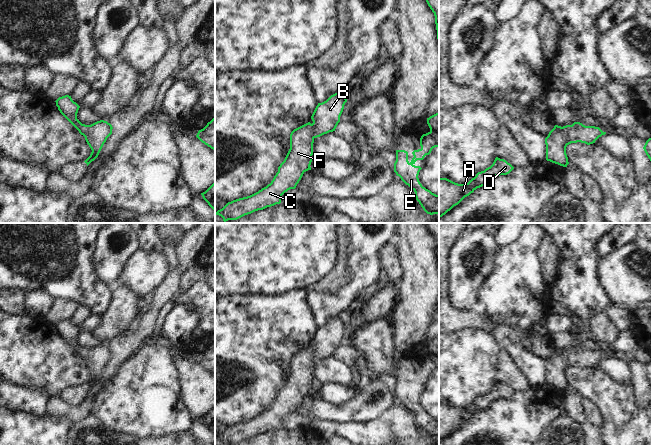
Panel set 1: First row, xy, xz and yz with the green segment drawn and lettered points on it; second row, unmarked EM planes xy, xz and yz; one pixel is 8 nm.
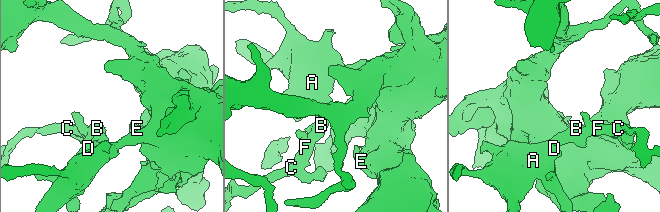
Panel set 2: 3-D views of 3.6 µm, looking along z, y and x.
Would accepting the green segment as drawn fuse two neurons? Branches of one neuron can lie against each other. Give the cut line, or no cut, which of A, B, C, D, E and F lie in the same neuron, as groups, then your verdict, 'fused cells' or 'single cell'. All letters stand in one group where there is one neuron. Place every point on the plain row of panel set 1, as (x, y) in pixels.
no cut | A B C D E F | single cell

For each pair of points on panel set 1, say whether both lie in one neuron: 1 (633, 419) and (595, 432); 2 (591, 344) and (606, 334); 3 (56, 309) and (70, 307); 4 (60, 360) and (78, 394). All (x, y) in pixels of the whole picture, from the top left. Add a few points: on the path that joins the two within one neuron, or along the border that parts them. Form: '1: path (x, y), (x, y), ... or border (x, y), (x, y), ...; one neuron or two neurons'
1: border (599, 429), (602, 434); two neurons
2: border (589, 326), (596, 337), (610, 348); two neurons
3: path (59, 309), (67, 308); one neuron
4: border (83, 385), (67, 386), (58, 395); two neurons

